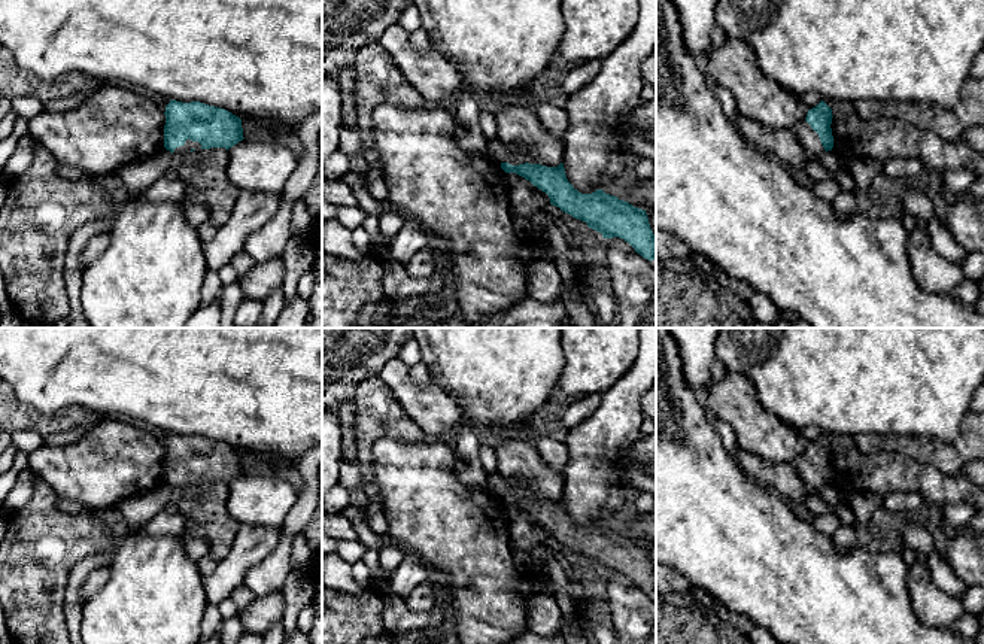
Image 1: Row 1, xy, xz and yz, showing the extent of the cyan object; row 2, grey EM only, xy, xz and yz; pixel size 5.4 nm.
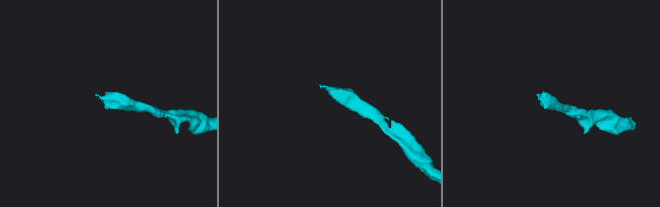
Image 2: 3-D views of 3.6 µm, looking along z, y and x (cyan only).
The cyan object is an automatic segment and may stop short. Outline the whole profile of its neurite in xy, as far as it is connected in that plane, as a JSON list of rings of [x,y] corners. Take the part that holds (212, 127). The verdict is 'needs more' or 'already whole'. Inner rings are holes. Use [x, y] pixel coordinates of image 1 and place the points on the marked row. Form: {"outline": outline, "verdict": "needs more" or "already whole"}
{"outline": [[[170,100],[164,115],[164,148],[171,154],[210,148],[228,151],[245,139],[242,119],[221,107]]], "verdict": "needs more"}

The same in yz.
{"outline": [[[821,100],[792,131],[805,151],[819,155],[833,148],[832,118],[832,109]]], "verdict": "needs more"}

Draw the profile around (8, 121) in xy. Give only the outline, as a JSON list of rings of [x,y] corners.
[[[12,109],[1,118],[0,142],[6,140],[10,136],[16,119],[18,119],[18,115]]]

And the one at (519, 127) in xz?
[[[496,98],[495,113],[498,139],[511,149],[526,152],[534,164],[558,167],[562,162],[565,145],[540,122],[538,116],[520,100]]]

